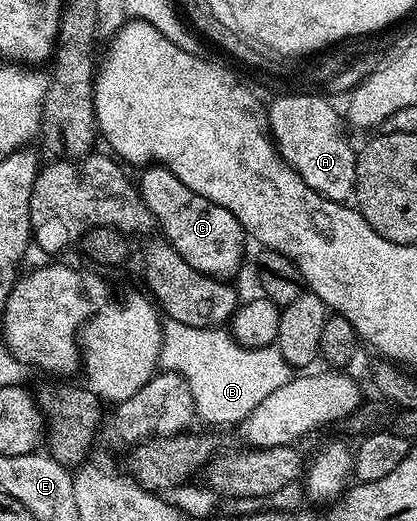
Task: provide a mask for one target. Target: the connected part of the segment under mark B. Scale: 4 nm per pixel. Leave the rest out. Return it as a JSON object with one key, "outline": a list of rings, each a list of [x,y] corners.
{"outline":[[[166,320],[161,335],[160,368],[165,371],[176,371],[189,382],[195,394],[195,409],[209,421],[233,421],[239,423],[251,411],[261,409],[266,404],[271,391],[283,387],[294,376],[294,366],[290,365],[285,354],[273,343],[262,343],[255,346],[241,345],[225,327],[200,329],[187,323]]]}

